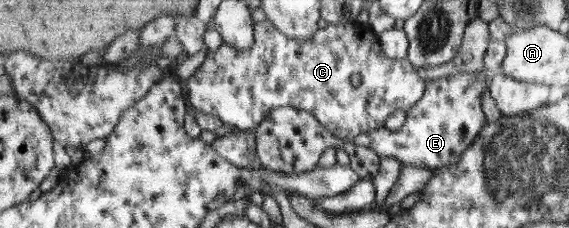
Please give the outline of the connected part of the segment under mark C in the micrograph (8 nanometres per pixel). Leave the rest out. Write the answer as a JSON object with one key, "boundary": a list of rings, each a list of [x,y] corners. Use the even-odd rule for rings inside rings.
{"boundary":[[[268,20],[255,23],[253,48],[242,51],[231,44],[221,44],[216,51],[207,53],[199,69],[184,84],[191,107],[196,112],[213,114],[232,129],[255,131],[273,110],[291,106],[310,111],[334,136],[341,139],[344,147],[353,145],[354,139],[362,133],[383,128],[395,111],[401,109],[408,113],[422,100],[426,85],[427,80],[420,76],[418,67],[407,59],[387,58],[380,34],[368,23],[328,24],[309,40],[295,40],[276,29]],[[355,73],[362,76],[357,87],[351,83],[351,75]]]}

